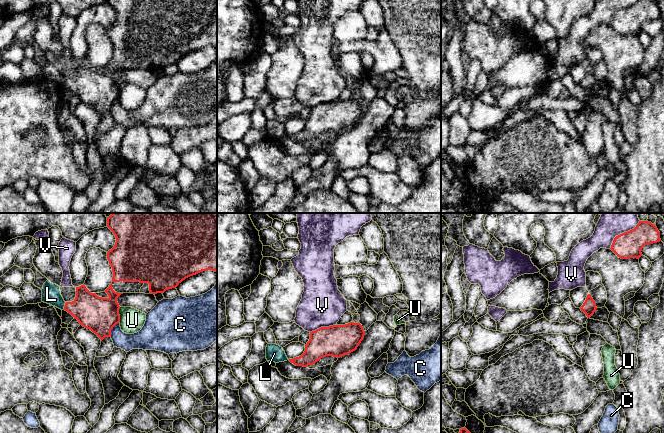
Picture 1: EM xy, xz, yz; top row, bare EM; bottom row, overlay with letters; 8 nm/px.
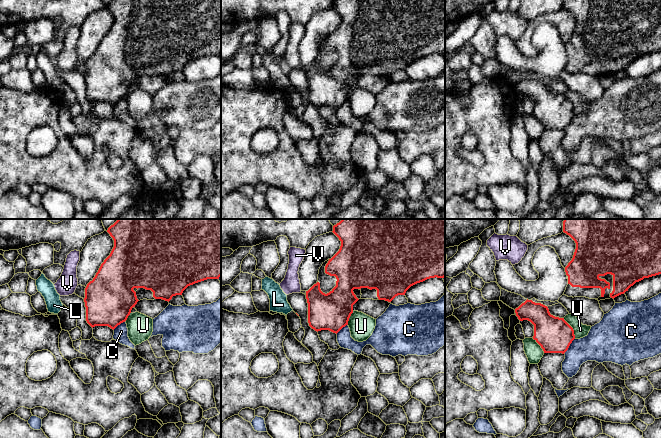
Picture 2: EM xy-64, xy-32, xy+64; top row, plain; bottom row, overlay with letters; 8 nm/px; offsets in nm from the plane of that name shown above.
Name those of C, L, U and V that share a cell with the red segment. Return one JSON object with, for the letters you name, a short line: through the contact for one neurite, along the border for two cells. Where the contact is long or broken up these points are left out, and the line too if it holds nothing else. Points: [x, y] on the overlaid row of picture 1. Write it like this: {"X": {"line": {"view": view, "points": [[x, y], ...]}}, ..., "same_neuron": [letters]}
{"same_neuron": []}

